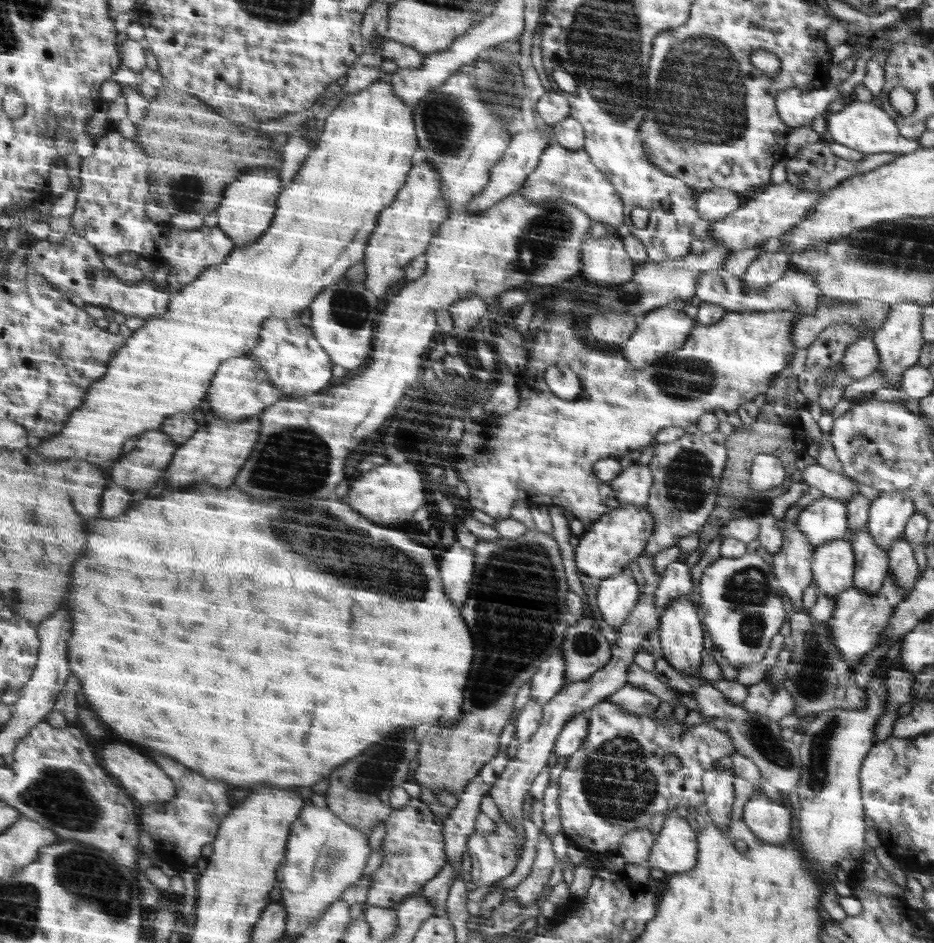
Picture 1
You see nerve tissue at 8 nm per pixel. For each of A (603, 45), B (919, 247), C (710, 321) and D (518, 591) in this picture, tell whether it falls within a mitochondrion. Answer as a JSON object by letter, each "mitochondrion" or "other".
{"A":"mitochondrion","B":"mitochondrion","C":"other","D":"mitochondrion"}

